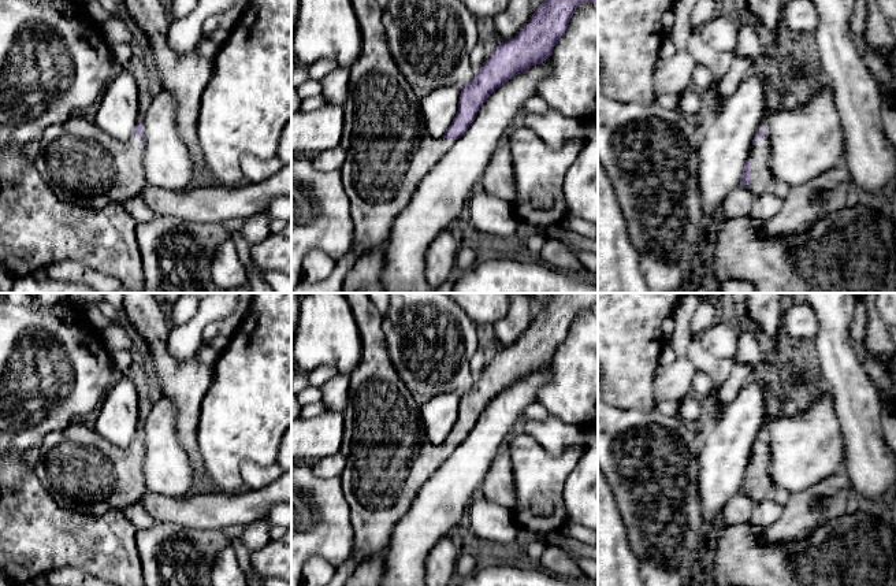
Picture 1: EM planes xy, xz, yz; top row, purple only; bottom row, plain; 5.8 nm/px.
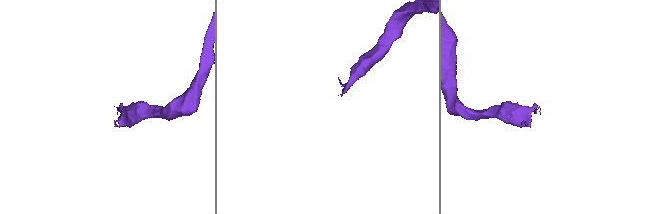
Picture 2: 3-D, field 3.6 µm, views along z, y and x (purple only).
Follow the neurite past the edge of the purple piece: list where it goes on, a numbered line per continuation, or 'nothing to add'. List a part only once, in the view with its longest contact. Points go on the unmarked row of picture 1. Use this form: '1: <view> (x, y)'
1: yz (761, 486)

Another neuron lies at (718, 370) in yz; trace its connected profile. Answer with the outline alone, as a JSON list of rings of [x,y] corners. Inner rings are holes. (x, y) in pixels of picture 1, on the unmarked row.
[[[699,335],[692,337],[687,355],[696,371],[707,374],[718,386],[721,386],[730,375],[733,360],[722,360],[710,355],[702,345]]]

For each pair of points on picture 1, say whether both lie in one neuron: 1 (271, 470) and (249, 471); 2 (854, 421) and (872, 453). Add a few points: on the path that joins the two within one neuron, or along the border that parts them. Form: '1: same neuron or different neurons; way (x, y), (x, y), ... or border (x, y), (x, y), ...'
1: same neuron; way (266, 471), (255, 471)
2: same neuron; way (861, 429), (865, 445)

